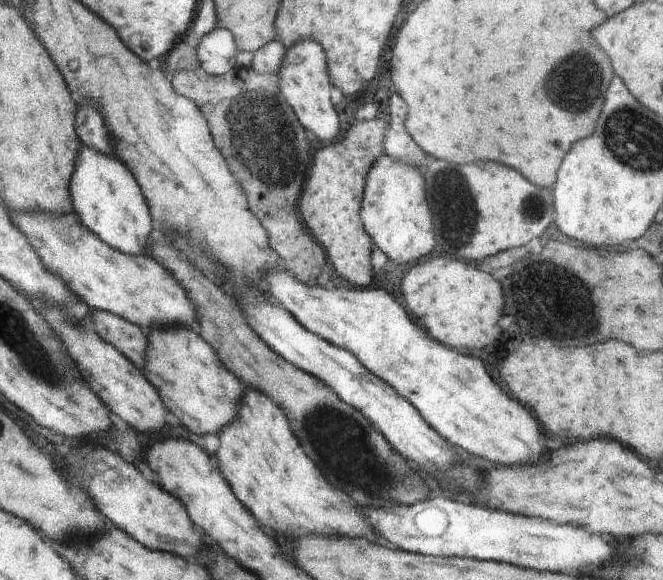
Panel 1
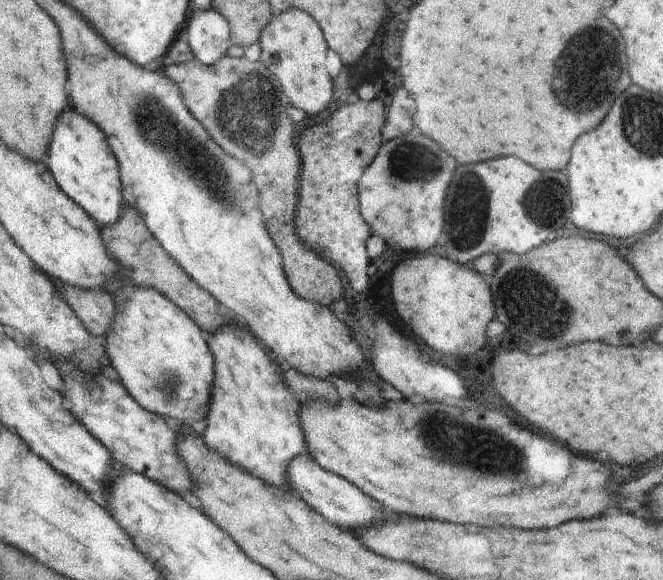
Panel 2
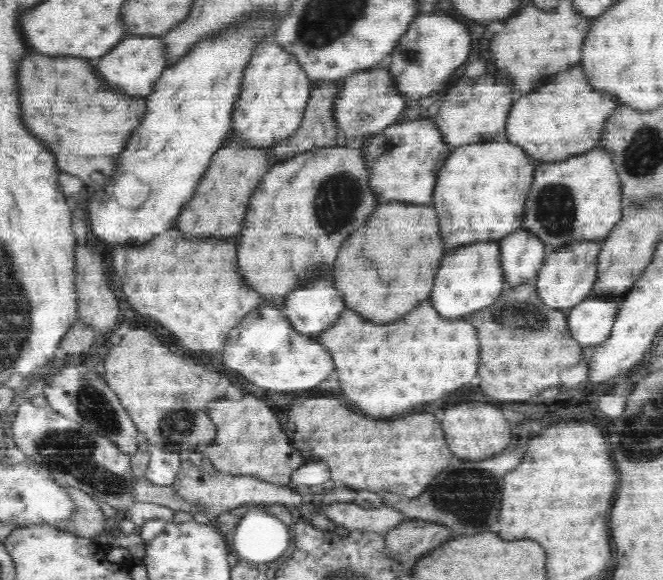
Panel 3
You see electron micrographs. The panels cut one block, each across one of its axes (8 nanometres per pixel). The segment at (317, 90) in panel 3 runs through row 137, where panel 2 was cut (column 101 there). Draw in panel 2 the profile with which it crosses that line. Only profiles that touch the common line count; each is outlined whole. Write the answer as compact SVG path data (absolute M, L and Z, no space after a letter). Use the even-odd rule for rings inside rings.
M57 283L58 288L63 292L65 301L70 308L78 315L86 330L92 336L103 336L109 332L117 316L116 304L113 294L104 288L74 288L68 284Z

